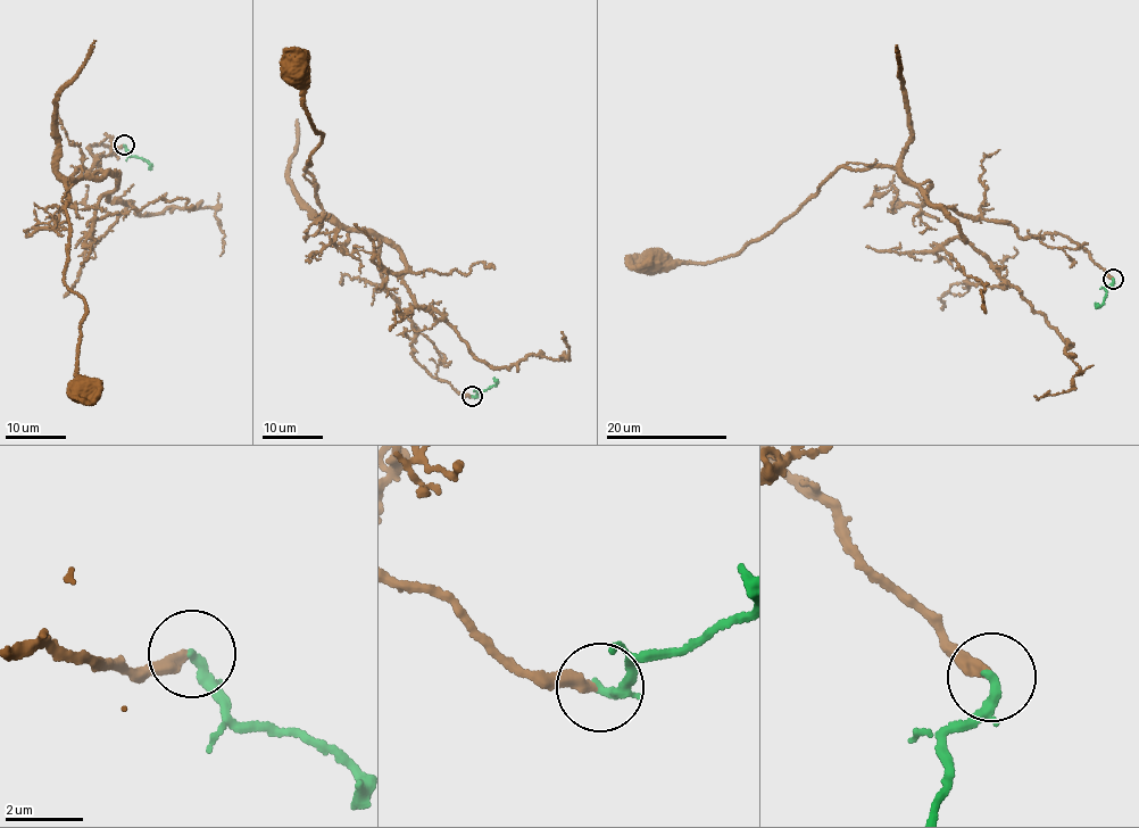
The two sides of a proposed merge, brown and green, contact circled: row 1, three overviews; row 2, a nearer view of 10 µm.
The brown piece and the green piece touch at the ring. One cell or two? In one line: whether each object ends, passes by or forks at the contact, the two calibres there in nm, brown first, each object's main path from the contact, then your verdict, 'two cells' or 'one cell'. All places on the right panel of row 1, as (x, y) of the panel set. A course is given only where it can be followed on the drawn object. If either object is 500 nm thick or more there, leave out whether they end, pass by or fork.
brown ends; green ends; calibres 320 and 280 nm; course brown (1113, 278), (1058, 232), (1021, 238), (1011, 224), (940, 209), (886, 166), (840, 167), (737, 253), (651, 259); course green (1113, 278), (1102, 305), (1095, 303); one cell

